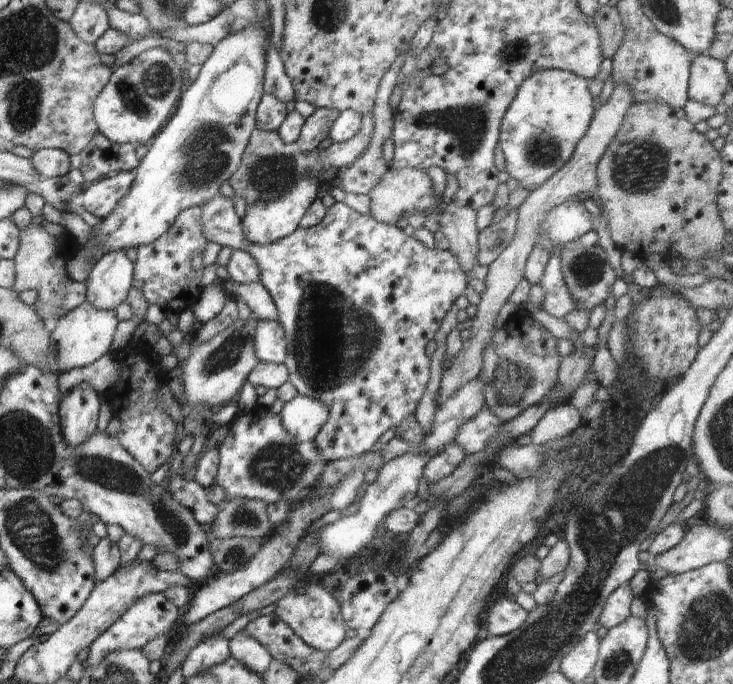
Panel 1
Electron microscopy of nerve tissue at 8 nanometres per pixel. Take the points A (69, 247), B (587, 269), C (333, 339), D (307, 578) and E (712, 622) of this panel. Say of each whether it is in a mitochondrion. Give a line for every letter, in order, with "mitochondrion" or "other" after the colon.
A: other
B: mitochondrion
C: mitochondrion
D: other
E: mitochondrion

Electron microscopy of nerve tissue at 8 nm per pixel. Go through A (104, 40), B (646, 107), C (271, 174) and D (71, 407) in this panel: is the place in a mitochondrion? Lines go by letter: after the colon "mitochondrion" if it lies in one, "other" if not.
A: other
B: other
C: mitochondrion
D: other

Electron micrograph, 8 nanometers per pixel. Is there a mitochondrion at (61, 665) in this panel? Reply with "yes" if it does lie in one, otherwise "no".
no

